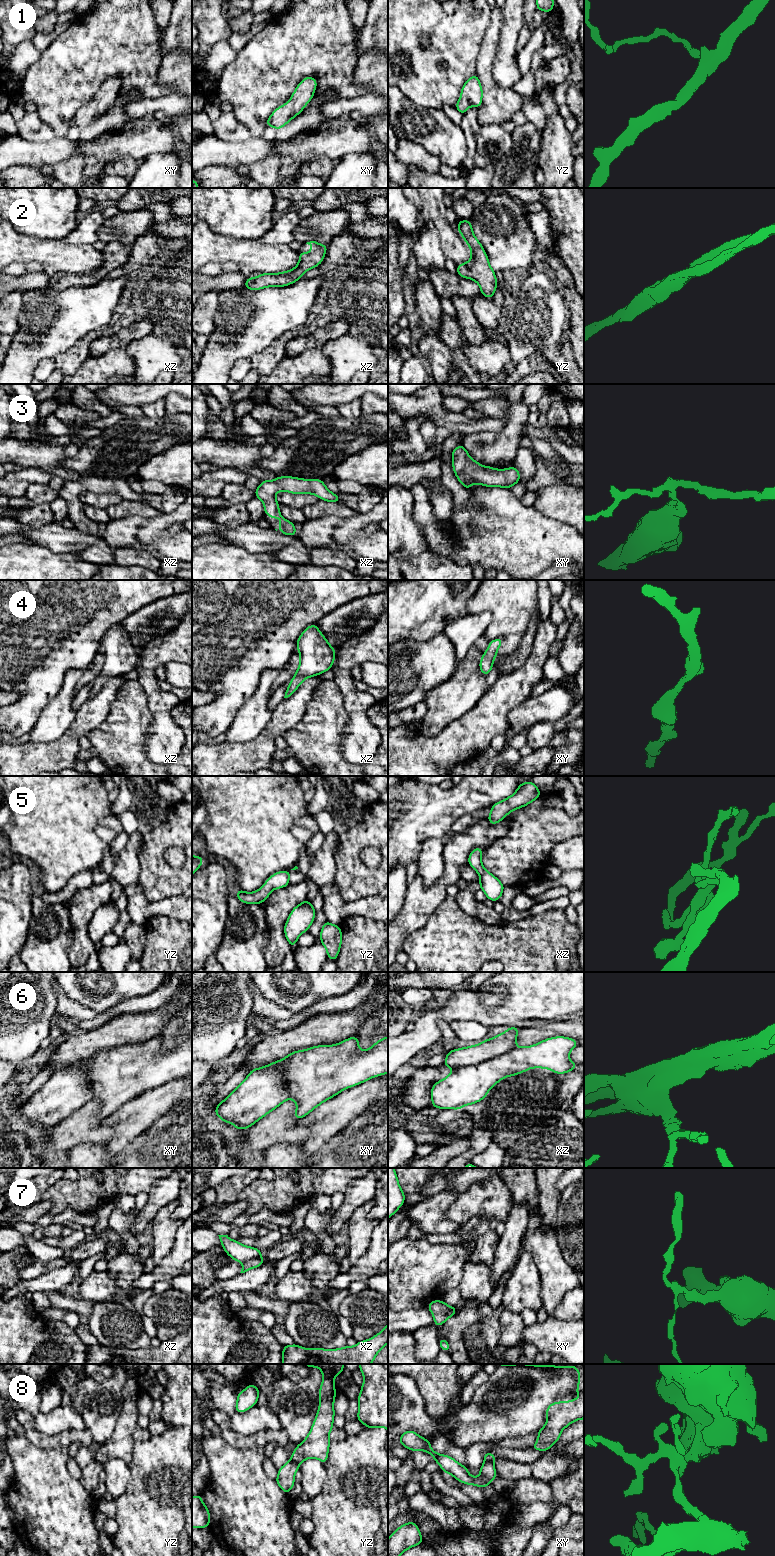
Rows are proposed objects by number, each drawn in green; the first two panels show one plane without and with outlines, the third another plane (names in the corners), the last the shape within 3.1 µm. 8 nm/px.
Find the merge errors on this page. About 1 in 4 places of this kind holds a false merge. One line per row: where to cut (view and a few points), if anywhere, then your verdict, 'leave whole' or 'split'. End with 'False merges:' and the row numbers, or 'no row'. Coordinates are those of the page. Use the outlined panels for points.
1: cut none; leave whole
2: cut none; leave whole
3: cut none; leave whole
4: cut none; leave whole
5: cut none; leave whole
6: cut xz (516, 1047), (482, 1062), (459, 1066), (454, 1069); split
7: cut xz (260, 1257), (243, 1262); split
8: cut yz (291, 1459), (298, 1465); split
False merges: 6, 7, 8

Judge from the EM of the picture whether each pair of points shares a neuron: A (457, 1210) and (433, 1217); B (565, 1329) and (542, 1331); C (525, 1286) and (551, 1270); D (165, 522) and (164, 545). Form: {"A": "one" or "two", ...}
{"A": "two", "B": "one", "C": "two", "D": "one"}

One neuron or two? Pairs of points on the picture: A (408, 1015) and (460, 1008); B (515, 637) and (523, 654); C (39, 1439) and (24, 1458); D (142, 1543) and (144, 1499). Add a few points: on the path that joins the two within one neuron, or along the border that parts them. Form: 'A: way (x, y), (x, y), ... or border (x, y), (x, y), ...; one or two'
A: border (419, 1009), (413, 1022); two
B: border (528, 623), (520, 644), (511, 653), (502, 656); two
C: border (24, 1434), (38, 1447), (57, 1447); two
D: way (144, 1532), (144, 1510); one

